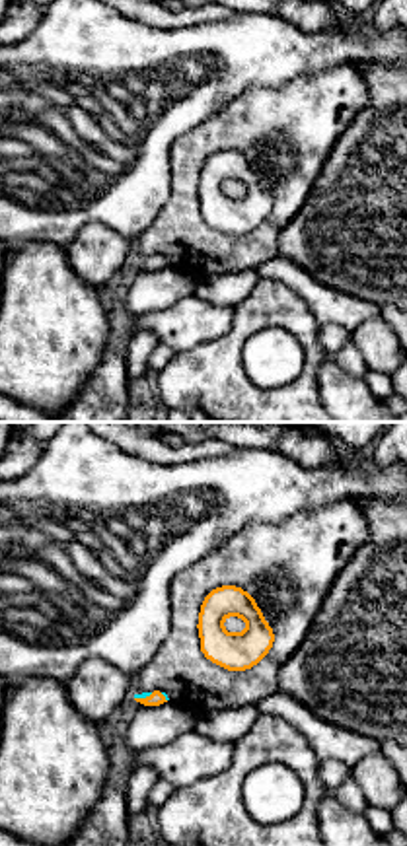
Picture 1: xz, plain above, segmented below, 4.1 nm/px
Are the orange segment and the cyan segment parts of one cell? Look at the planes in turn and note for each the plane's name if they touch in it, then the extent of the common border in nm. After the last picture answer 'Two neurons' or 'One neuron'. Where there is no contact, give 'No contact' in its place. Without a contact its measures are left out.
Touches orange in xz. Shared border 80 nm

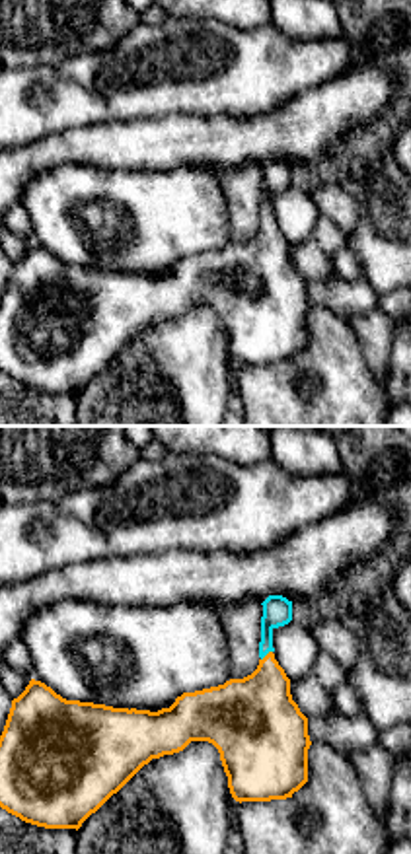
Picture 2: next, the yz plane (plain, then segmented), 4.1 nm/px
Touches orange in yz. Shared border 60 nm

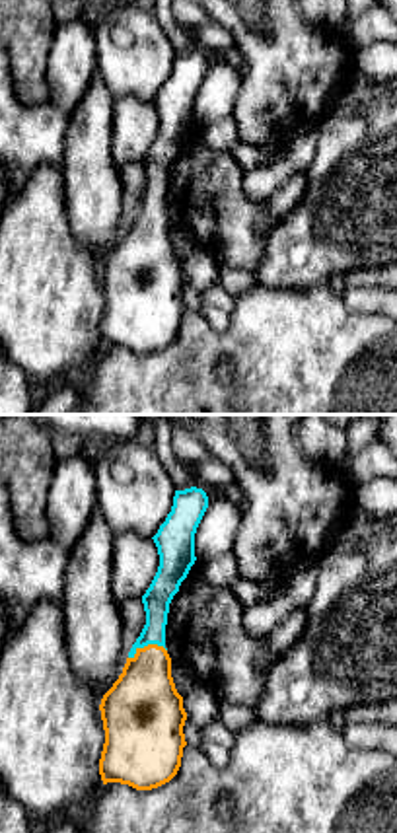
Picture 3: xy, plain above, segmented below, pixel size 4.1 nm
Touches orange in xy. Shared border 170 nm

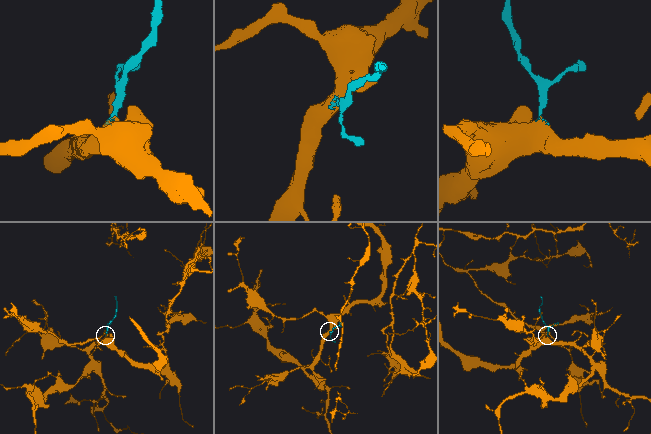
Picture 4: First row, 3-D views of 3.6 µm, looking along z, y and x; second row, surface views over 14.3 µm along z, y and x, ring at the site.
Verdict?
One neuron

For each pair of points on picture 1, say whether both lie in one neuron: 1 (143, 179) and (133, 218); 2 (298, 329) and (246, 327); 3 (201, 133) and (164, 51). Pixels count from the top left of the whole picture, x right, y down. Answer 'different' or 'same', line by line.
1: same
2: same
3: different

